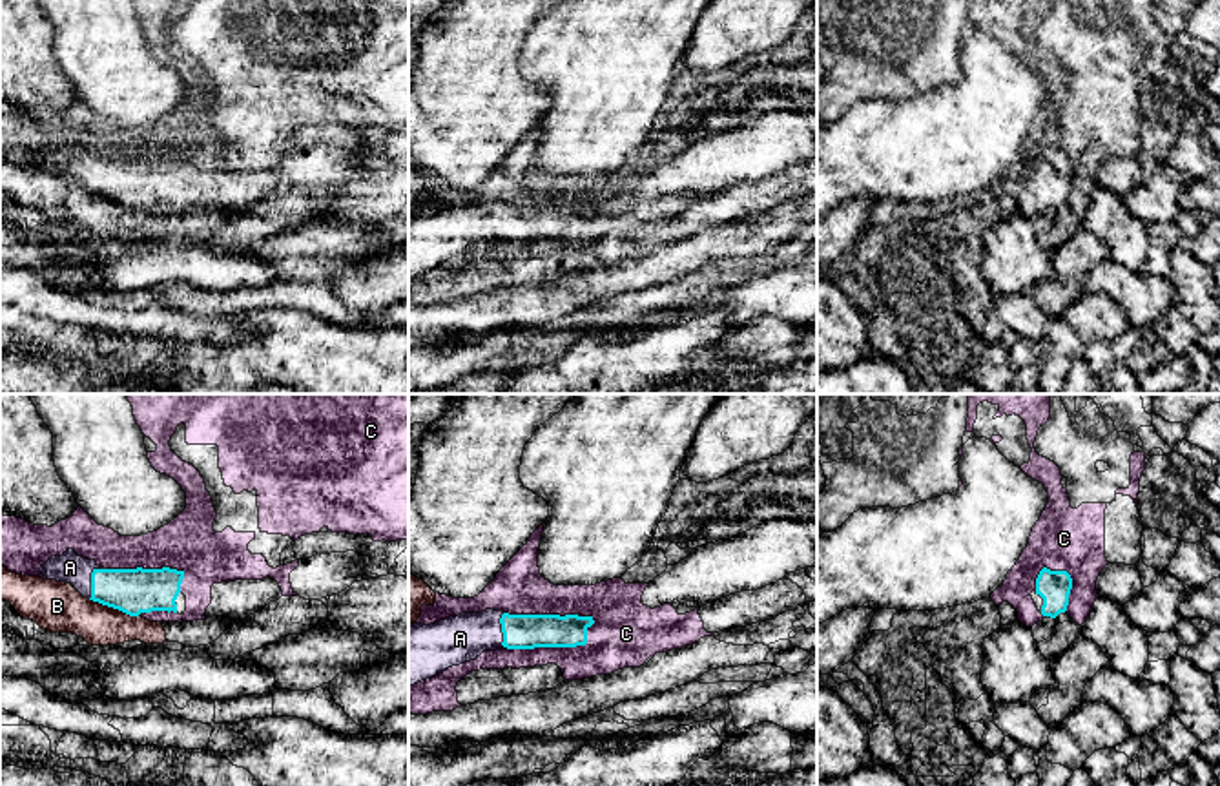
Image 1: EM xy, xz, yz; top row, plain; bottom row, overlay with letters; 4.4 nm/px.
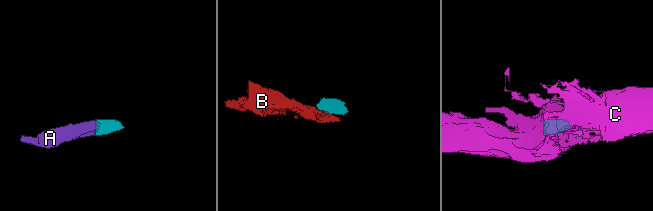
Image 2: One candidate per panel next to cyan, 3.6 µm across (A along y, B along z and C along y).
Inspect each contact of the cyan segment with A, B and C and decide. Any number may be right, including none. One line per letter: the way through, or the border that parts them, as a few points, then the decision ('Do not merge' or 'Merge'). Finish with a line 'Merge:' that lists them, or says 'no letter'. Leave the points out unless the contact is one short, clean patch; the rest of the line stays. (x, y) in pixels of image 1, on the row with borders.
A: Path across: xy (134, 591), (101, 586), (92, 580), (70, 568). Merge
B: Boundary: xy (88, 599), (137, 617). Do not merge
C: Do not merge
Merge: A

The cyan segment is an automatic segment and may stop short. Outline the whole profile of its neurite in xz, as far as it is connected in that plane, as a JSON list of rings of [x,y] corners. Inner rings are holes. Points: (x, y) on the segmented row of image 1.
[[[461,613],[436,624],[408,626],[408,686],[476,660],[483,651],[576,647],[587,644],[593,616]]]

